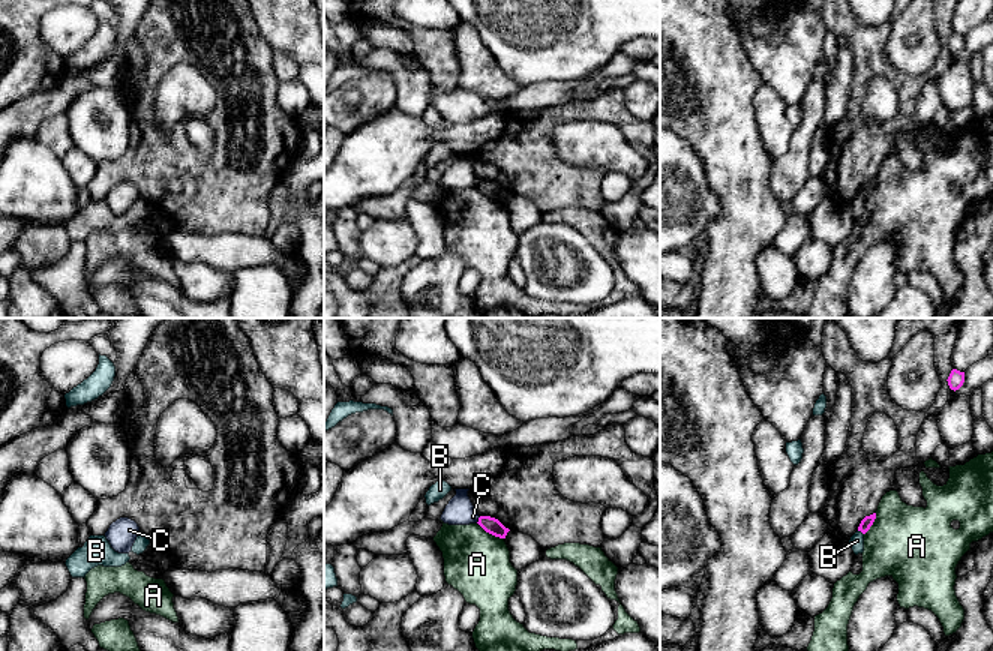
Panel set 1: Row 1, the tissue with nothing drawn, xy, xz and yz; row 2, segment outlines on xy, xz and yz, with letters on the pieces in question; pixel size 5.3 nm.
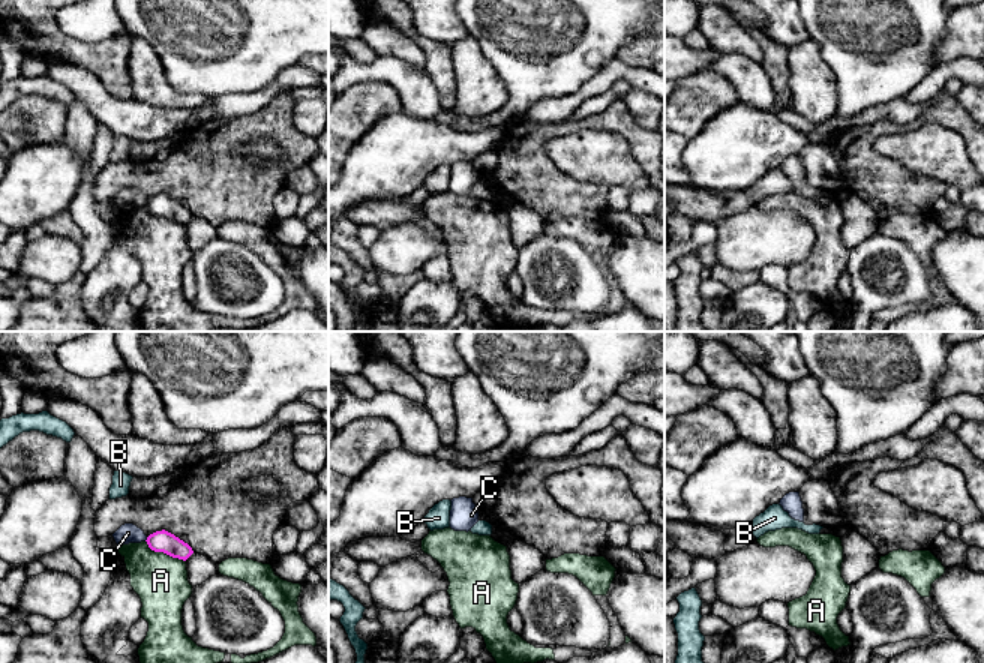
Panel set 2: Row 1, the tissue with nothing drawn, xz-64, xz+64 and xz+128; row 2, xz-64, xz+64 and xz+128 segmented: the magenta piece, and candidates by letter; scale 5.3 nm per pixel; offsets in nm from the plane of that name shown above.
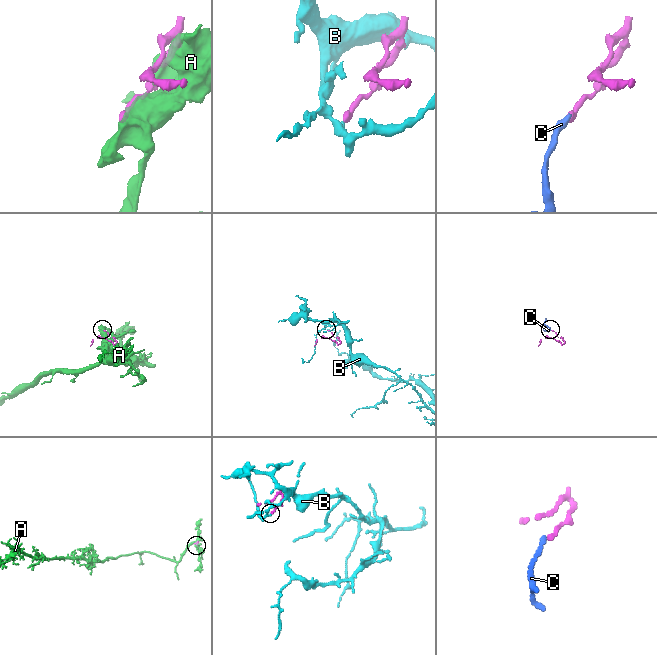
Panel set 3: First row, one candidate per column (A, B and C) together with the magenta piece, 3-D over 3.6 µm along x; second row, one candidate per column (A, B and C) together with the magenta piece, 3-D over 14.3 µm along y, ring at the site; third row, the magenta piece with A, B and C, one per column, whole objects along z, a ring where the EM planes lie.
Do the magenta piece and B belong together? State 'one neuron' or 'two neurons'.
two neurons

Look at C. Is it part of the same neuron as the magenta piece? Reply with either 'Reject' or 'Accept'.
Reject

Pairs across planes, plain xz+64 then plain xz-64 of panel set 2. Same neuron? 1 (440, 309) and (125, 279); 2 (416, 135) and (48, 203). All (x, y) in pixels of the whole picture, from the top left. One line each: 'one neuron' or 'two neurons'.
1: one neuron
2: one neuron

